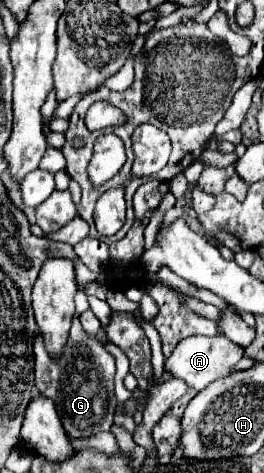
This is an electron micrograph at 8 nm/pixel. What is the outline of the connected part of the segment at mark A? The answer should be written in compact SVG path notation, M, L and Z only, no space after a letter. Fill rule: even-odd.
M193 335L183 339L175 351L165 359L165 371L171 377L177 377L185 381L189 387L201 391L205 389L211 381L225 377L233 371L233 367L241 361L243 357L243 347L231 343L225 335L215 335L215 337L203 337L203 335Z

